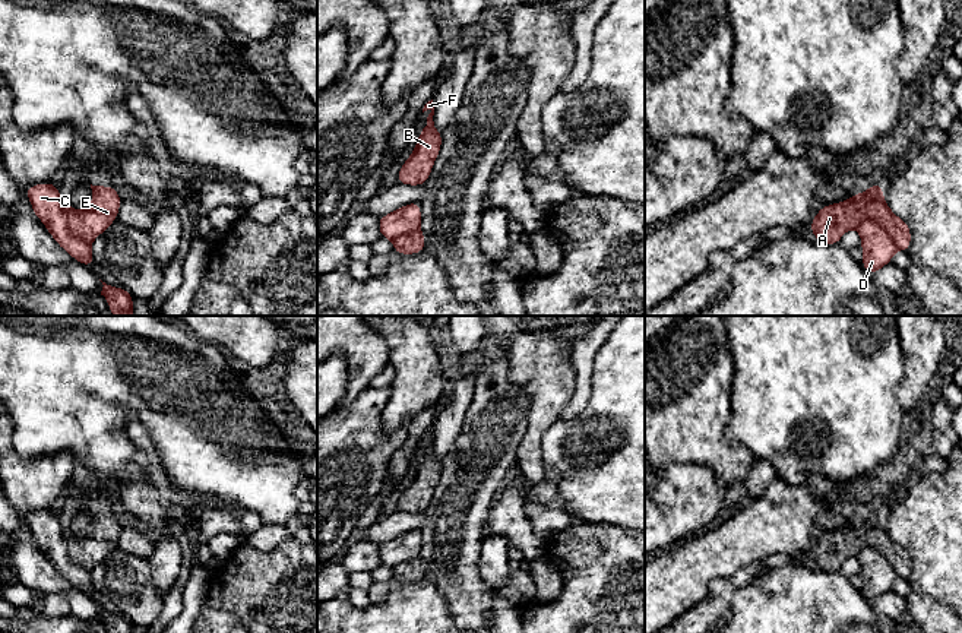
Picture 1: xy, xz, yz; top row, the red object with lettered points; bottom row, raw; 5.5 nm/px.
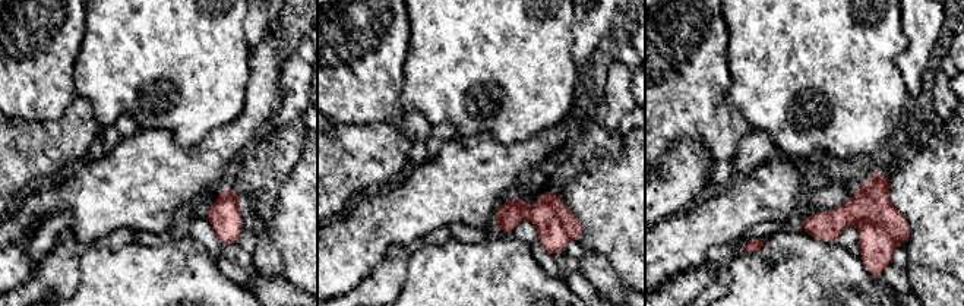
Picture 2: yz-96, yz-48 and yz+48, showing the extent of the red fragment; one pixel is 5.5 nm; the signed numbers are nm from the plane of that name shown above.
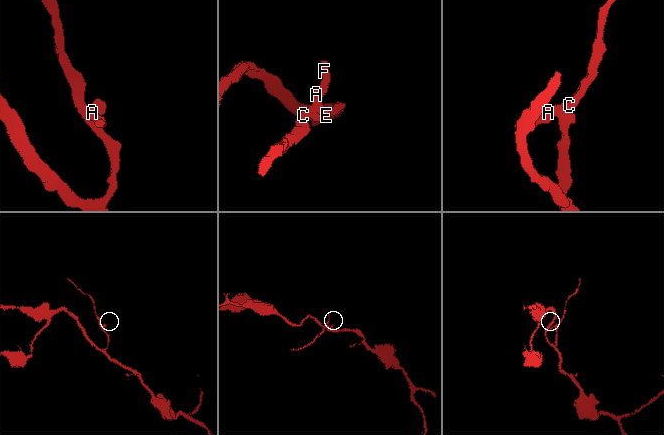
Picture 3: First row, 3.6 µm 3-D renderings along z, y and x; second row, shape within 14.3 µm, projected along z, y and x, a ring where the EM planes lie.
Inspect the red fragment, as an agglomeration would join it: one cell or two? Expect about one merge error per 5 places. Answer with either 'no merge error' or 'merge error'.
merge error

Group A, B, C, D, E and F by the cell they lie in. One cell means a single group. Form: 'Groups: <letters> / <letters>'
Groups: A B E F / C D

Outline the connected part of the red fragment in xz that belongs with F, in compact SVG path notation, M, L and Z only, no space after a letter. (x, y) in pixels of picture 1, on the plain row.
M428 428L423 440L430 437L425 455L420 459L418 468L411 484L401 493L396 510L408 513L424 513L431 501L436 485L439 484L443 462L434 456L434 431Z

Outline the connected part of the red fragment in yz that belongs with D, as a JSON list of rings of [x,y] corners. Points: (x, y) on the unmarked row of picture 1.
[[[871,547],[863,548],[857,557],[863,576],[861,592],[867,601],[873,602],[892,589],[898,575],[885,556]]]

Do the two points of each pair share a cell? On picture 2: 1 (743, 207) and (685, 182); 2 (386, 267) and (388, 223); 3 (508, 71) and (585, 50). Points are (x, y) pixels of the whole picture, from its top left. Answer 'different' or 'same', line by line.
1: different
2: different
3: different

